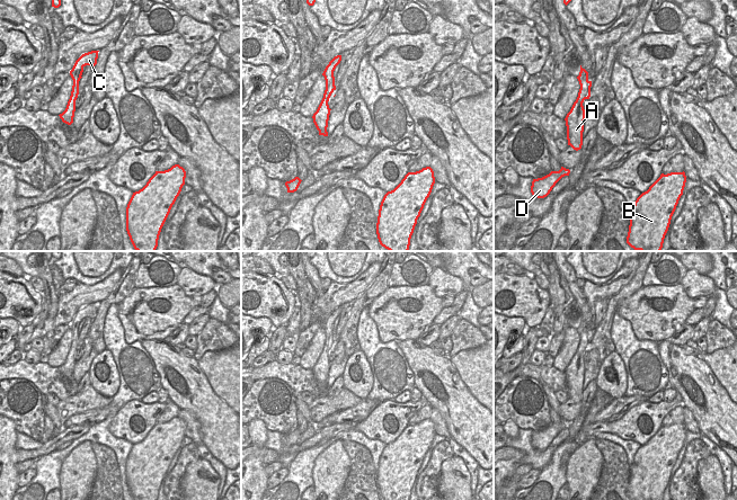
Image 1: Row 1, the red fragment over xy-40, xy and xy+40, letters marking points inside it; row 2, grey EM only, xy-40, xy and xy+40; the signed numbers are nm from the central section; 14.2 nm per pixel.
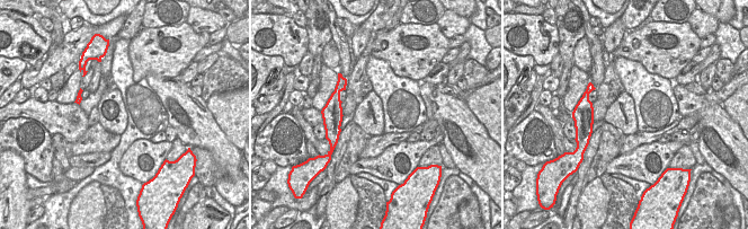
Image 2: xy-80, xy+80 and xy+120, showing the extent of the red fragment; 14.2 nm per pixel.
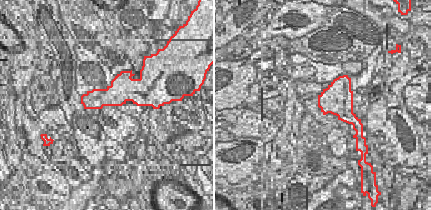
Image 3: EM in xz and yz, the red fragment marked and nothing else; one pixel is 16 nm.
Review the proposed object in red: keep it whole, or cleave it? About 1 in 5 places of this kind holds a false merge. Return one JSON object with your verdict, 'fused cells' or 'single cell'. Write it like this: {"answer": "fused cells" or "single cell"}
{"answer": "single cell"}

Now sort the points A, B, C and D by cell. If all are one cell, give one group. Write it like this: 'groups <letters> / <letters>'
groups A B C D

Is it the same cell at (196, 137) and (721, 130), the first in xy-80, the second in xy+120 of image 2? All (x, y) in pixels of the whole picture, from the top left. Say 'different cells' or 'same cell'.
same cell

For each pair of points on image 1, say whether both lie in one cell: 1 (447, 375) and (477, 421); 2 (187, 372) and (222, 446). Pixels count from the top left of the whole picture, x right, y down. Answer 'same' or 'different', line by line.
1: same
2: same

